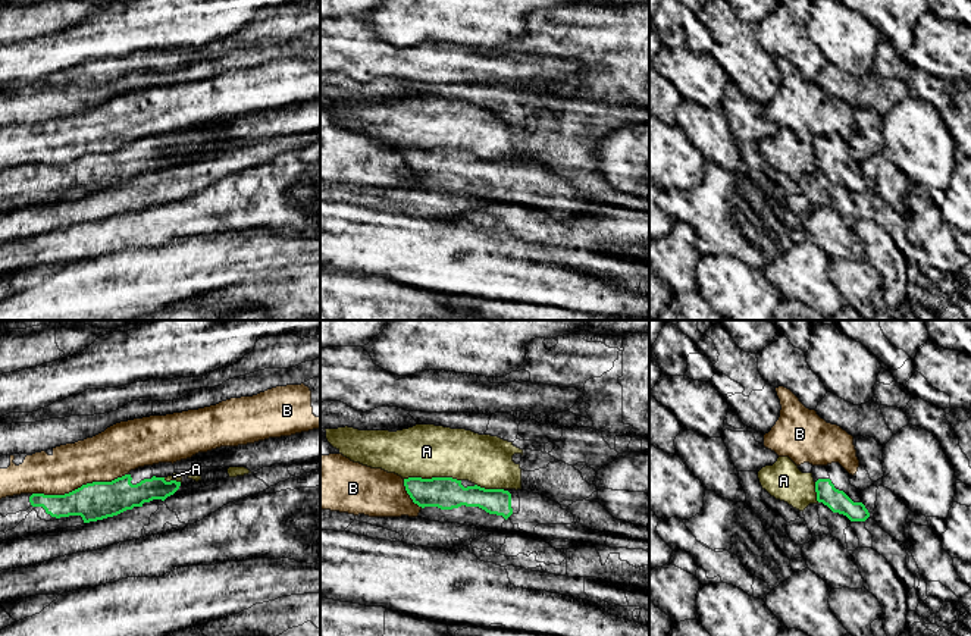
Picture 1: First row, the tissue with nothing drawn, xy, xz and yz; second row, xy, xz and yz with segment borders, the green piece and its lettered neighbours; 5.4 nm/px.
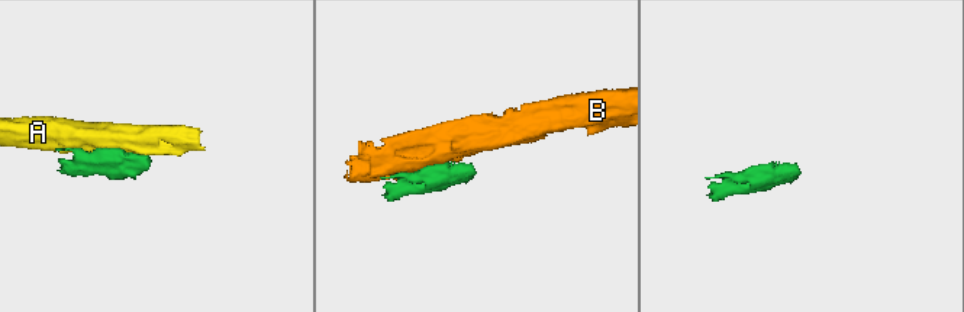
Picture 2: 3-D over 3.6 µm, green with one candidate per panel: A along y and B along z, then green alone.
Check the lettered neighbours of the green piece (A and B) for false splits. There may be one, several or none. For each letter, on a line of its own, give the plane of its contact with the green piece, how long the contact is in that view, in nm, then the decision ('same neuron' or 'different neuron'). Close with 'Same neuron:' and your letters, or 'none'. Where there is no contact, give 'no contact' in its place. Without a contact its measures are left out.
A: xz | 320 nm | different neuron
B: xy | 550 nm | different neuron
Same neuron: none

